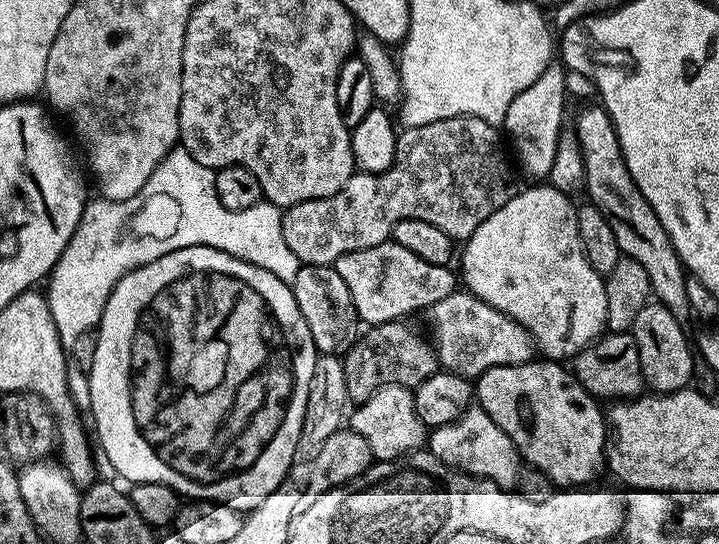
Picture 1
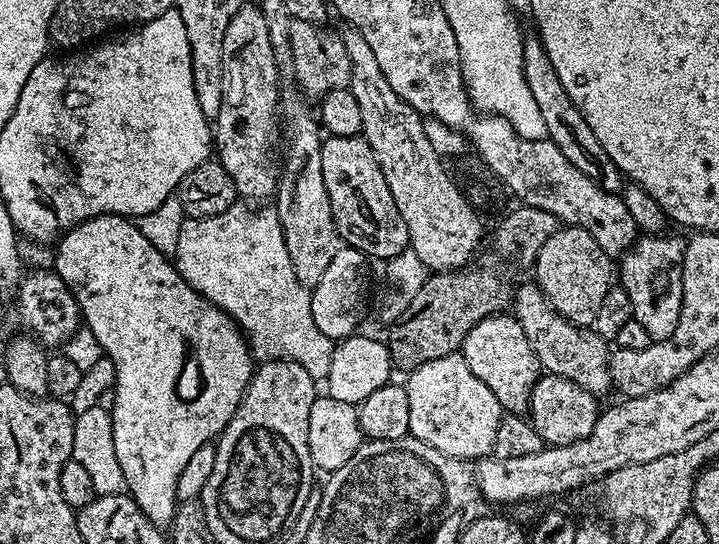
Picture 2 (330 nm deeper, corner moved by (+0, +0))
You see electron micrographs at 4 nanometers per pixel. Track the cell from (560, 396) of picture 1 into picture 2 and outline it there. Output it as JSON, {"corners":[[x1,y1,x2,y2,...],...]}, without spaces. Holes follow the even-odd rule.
{"corners":[[515,315,487,316,478,322,478,326,466,334,462,354,470,370,474,370,474,374,482,378,490,390,494,390,494,398,498,398,505,413,528,412,528,399,532,396,532,387,542,375,542,369]]}

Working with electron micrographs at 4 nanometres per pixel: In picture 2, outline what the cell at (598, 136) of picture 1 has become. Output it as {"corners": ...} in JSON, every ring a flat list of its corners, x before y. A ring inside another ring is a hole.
{"corners":[[535,34,525,35,522,46,522,66,526,74,526,86,530,86,534,103,538,105,542,118,546,118,544,128,548,132,548,139,554,142,554,146,558,146,558,150,562,150,562,154,566,154,566,162,570,162,570,166,578,166,578,170,582,170,582,174,586,174,590,182,602,186,604,192,619,193,626,183,624,173,618,170,618,166,614,166,610,154,602,150,602,142,594,138,594,130,586,126,586,118,582,118,570,94,566,94,561,80,558,79,555,66,550,63,550,58,546,58,546,50,542,46,540,37]]}

